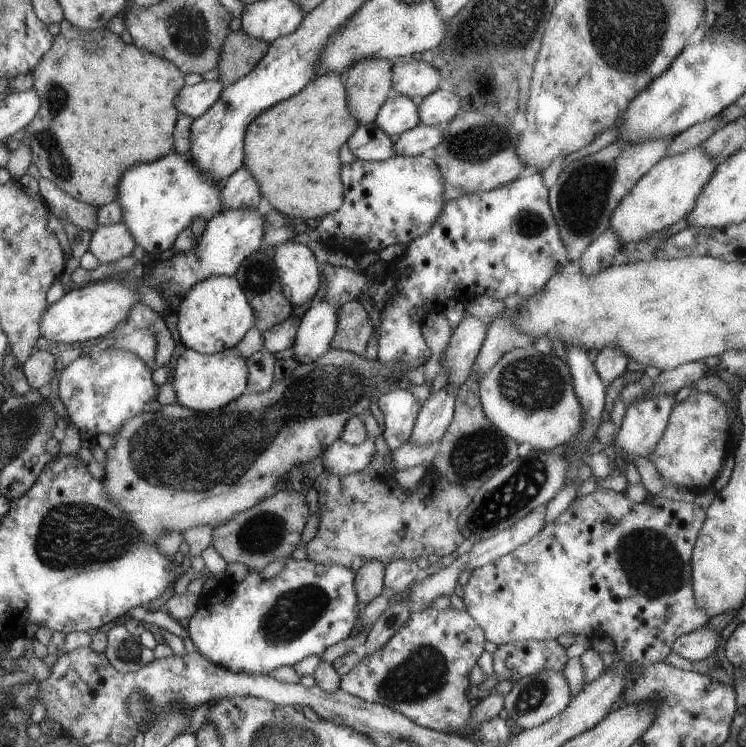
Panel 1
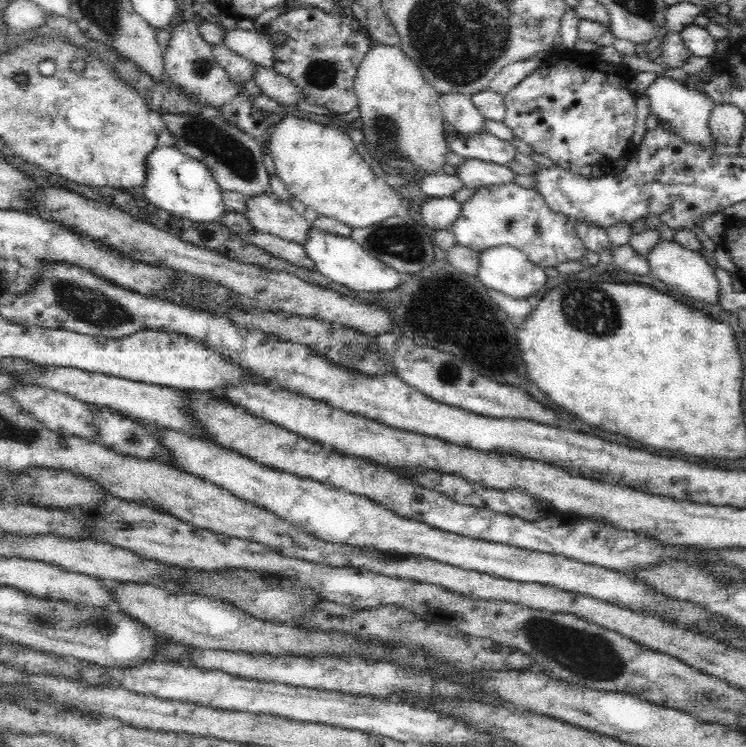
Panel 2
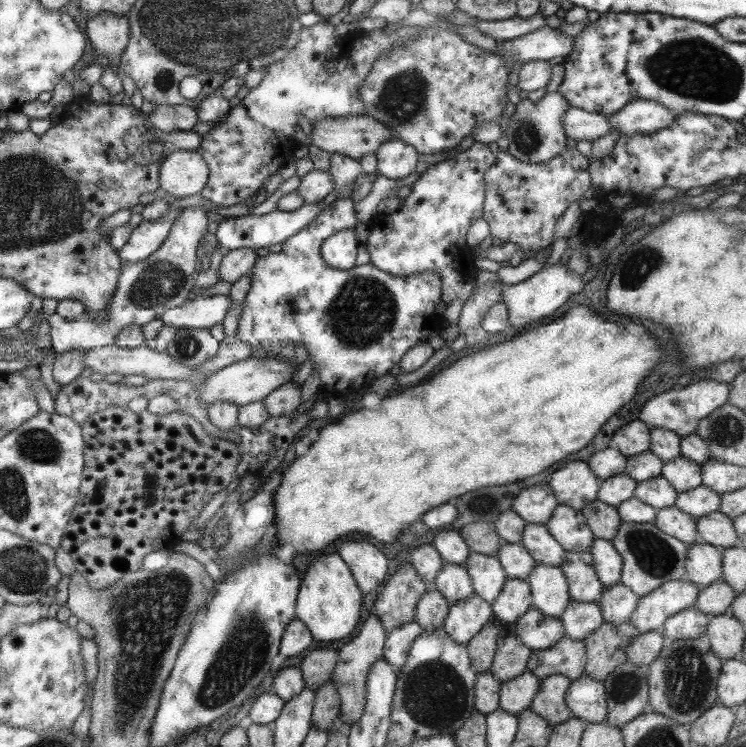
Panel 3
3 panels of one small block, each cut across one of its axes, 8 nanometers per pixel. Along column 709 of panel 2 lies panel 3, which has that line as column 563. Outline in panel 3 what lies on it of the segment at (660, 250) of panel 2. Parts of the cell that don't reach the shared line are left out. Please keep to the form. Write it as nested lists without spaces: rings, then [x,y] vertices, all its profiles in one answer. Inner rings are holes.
[[[563,258],[561,262],[557,262],[553,266],[545,266],[543,270],[535,270],[531,278],[527,278],[525,282],[519,282],[515,286],[501,284],[501,294],[503,294],[503,302],[507,306],[511,330],[523,328],[523,324],[535,322],[539,318],[551,316],[569,296],[581,292],[583,286],[585,286],[585,282],[583,282],[581,274],[575,274],[567,268],[567,258]]]

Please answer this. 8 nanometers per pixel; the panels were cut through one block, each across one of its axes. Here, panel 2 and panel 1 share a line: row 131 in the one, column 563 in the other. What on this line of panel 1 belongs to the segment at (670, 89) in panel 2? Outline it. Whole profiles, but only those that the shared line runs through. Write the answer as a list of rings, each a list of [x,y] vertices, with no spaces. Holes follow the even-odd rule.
[[[541,668],[539,672],[523,676],[517,682],[513,682],[513,688],[505,694],[503,714],[509,718],[511,724],[521,726],[523,730],[531,730],[531,728],[541,726],[549,718],[559,716],[567,708],[567,704],[571,700],[573,700],[573,692],[569,688],[567,678],[561,672],[553,672],[549,668]]]

